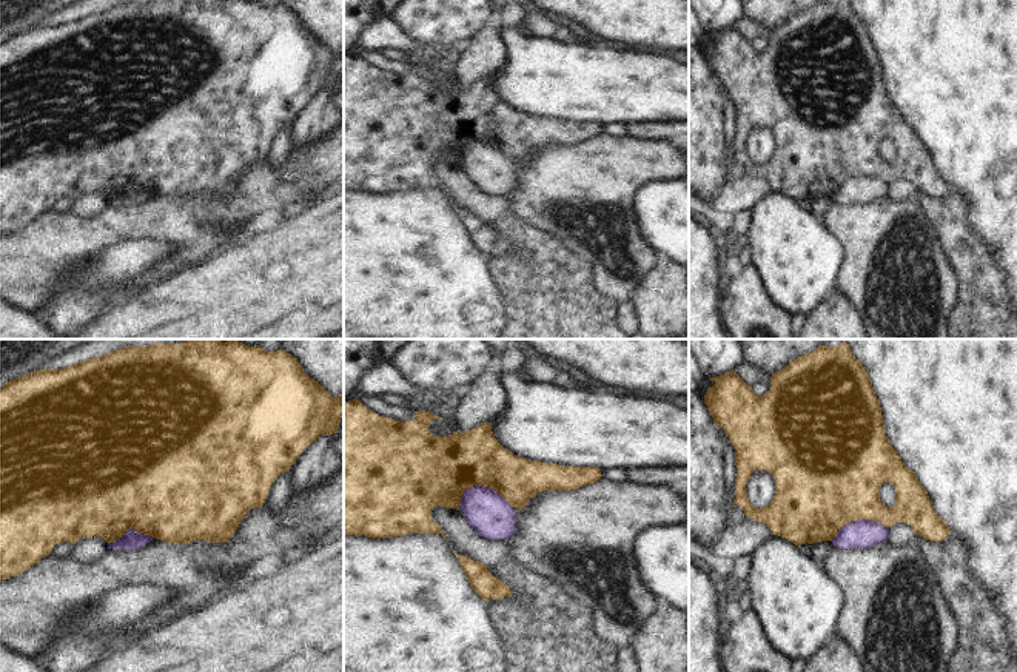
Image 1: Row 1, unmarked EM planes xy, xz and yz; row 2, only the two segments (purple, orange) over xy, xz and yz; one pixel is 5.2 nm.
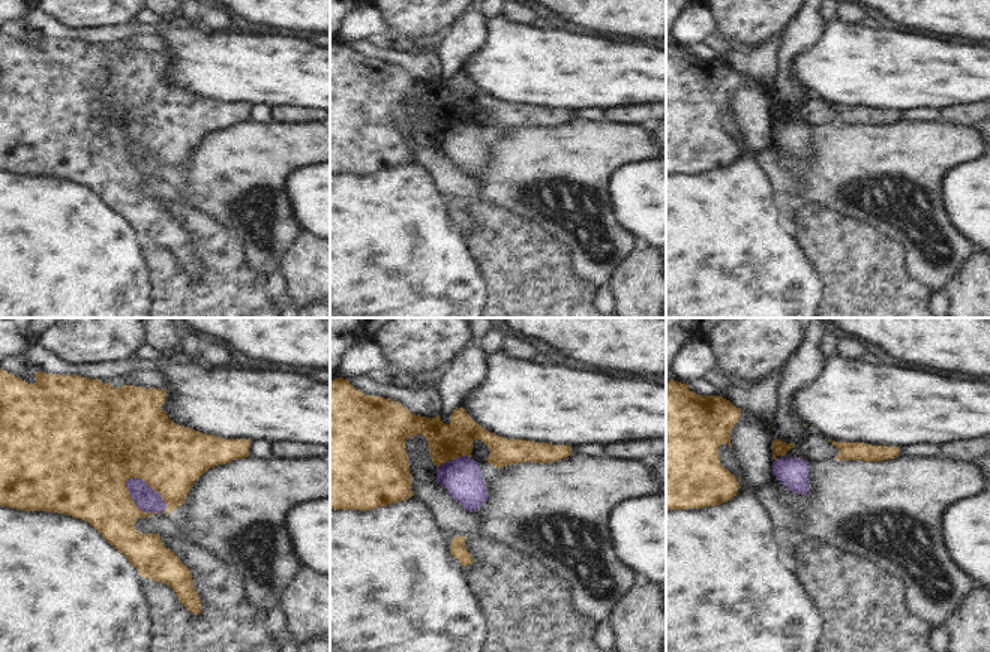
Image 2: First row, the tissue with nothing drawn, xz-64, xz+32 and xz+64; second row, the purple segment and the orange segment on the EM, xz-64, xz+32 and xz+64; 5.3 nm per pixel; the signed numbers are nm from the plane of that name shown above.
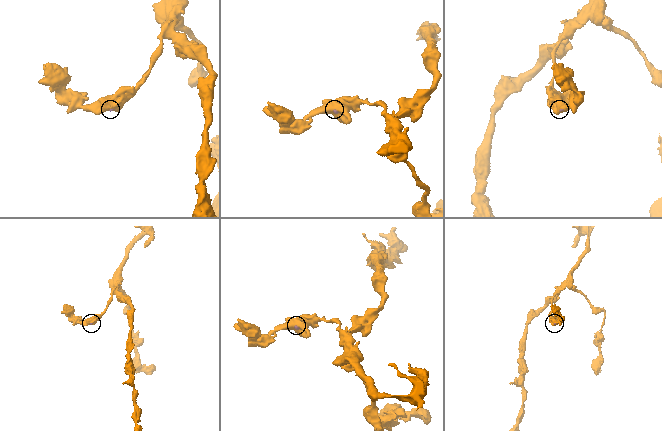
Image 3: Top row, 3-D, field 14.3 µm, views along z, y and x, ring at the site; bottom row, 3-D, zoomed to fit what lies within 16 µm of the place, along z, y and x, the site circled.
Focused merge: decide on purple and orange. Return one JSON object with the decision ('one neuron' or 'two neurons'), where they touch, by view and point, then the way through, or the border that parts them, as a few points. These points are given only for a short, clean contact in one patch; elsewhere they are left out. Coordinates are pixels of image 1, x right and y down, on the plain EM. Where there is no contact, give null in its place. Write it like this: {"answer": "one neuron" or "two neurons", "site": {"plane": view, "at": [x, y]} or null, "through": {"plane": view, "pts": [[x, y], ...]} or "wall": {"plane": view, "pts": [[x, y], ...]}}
{"answer": "two neurons", "site": {"plane": "xz", "at": [481, 141]}, "wall": {"plane": "xz", "pts": [[458, 161], [467, 144], [487, 141], [512, 162]]}}

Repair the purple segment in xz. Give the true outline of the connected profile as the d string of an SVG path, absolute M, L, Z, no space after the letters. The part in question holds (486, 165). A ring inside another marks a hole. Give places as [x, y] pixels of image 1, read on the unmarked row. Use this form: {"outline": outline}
{"outline": "M473 140L462 148L461 170L485 194L507 194L515 185L513 162L493 143Z"}

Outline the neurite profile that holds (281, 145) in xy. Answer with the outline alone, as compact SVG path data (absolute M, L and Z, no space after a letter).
M287 125L276 131L263 160L270 166L279 168L287 159L290 151L291 151L291 133Z

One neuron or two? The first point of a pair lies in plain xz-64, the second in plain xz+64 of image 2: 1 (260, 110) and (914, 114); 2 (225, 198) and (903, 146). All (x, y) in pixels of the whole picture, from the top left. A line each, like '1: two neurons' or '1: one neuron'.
1: one neuron
2: one neuron

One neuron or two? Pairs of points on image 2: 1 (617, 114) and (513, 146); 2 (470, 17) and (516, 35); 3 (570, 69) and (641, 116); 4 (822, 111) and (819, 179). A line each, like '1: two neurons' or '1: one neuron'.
1: two neurons
2: two neurons
3: two neurons
4: two neurons

